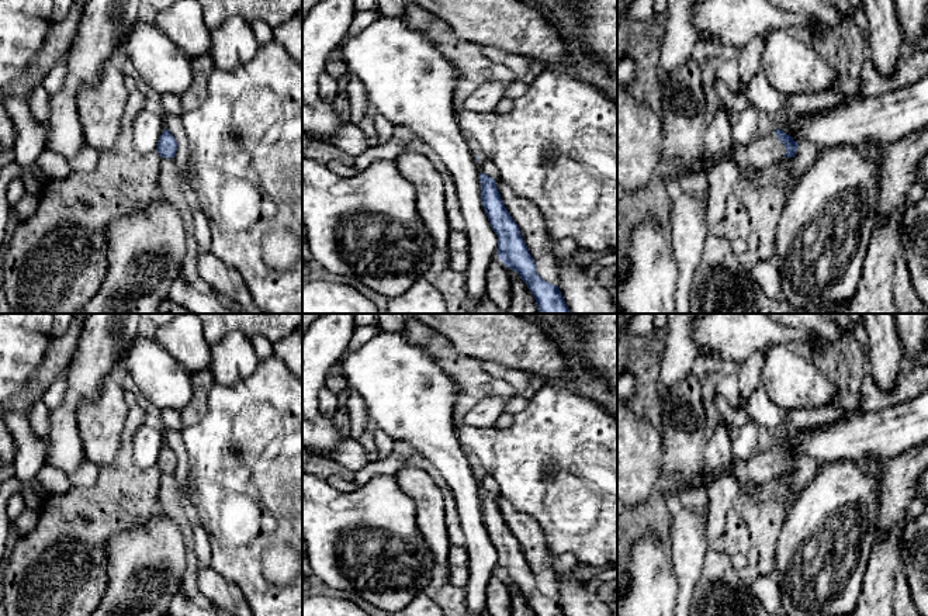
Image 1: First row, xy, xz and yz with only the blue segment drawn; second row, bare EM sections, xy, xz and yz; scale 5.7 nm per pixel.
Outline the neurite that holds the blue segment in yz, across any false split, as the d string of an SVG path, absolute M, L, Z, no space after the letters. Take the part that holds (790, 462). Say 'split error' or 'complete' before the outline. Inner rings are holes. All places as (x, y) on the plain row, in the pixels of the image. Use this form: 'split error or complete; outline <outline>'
split error; outline M768 444L749 460L734 458L728 471L735 480L748 480L763 487L768 481L785 474L794 473L799 458L780 444Z

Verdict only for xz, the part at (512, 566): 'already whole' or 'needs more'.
already whole

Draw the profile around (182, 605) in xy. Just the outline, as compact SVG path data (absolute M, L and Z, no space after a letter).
M179 592L169 605L170 616L221 616L218 609L202 599L190 598Z

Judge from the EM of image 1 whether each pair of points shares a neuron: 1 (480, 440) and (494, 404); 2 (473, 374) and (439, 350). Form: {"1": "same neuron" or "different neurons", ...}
{"1": "different neurons", "2": "same neuron"}

